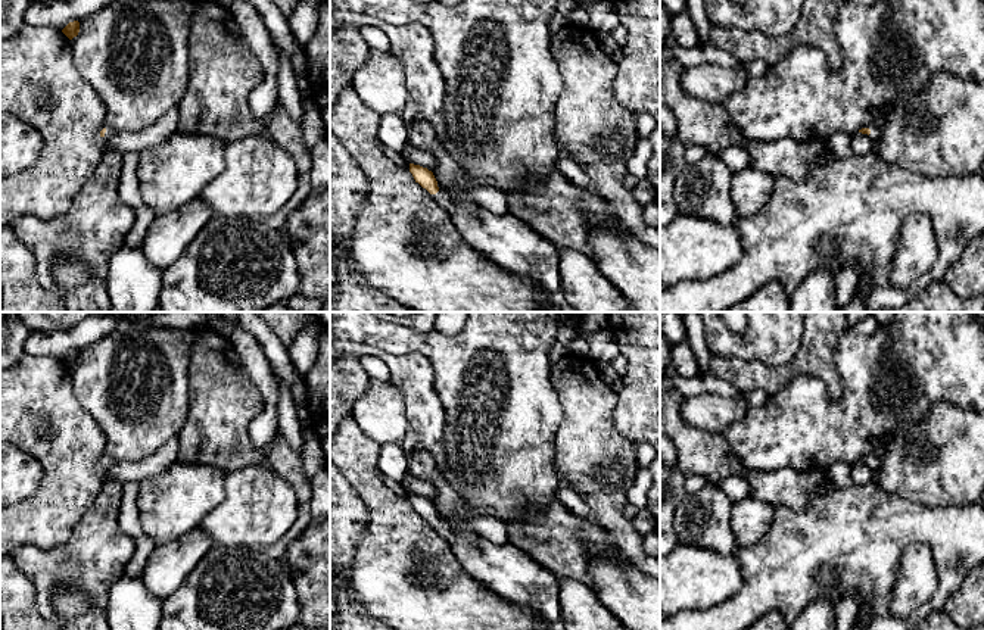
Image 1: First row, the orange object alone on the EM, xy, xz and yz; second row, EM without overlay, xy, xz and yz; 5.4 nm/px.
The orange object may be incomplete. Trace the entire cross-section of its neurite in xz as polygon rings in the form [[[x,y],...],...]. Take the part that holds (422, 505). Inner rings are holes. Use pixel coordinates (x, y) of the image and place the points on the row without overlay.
[[[410,493],[415,512],[426,518],[449,545],[467,574],[501,598],[536,612],[548,627],[561,620],[560,580],[511,543],[495,545],[486,539],[471,543],[440,521],[432,500]]]

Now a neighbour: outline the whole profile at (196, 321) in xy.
[[[155,312],[153,315],[140,315],[147,325],[166,325],[174,328],[205,330],[208,325],[208,316],[205,312]]]

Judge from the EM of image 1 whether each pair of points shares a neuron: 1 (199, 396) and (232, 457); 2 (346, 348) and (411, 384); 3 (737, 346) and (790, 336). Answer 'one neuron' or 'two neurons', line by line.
1: one neuron
2: one neuron
3: one neuron

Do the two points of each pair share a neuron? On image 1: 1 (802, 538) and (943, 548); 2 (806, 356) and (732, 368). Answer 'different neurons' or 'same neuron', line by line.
1: same neuron
2: same neuron

